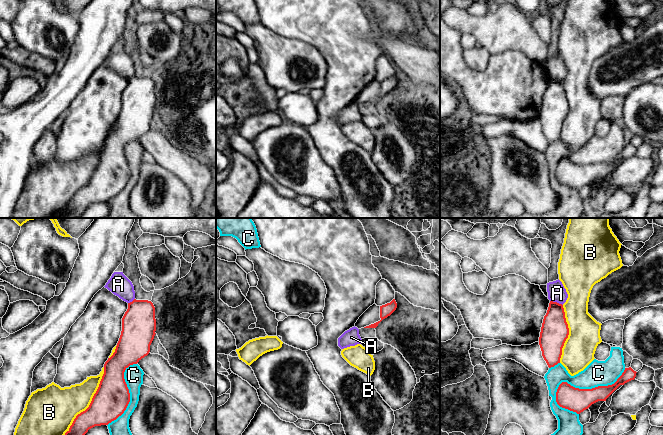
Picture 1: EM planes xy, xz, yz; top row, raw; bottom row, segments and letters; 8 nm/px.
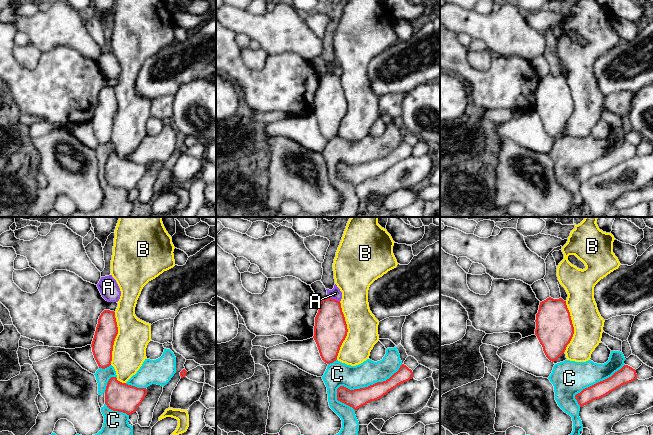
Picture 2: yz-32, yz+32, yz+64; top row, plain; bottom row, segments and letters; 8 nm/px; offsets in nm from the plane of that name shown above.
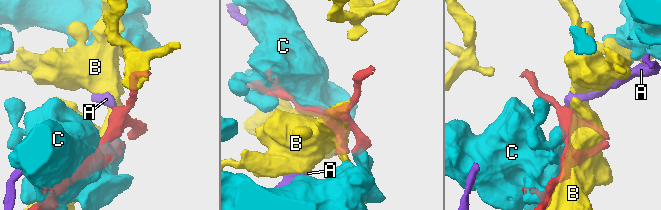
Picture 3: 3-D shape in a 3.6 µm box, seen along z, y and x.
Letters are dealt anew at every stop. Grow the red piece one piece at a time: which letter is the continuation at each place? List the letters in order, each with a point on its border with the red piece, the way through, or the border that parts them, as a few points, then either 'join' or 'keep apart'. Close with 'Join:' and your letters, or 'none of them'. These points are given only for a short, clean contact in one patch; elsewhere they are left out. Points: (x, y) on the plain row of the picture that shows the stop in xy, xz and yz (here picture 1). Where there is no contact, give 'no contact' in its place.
A: contact yz (556, 78); border yz (550, 76), (562, 81); keep apart
B: contact xy (90, 180); keep apart
C: contact yz (585, 165); keep apart
Join: none of them

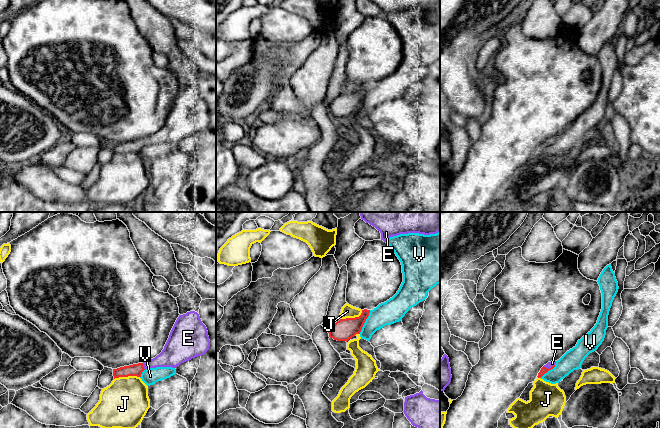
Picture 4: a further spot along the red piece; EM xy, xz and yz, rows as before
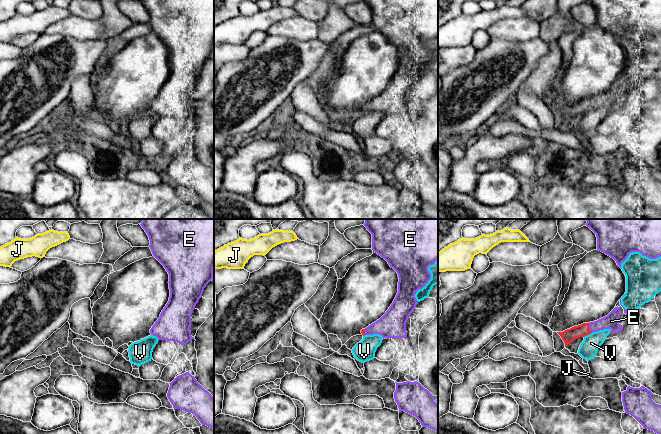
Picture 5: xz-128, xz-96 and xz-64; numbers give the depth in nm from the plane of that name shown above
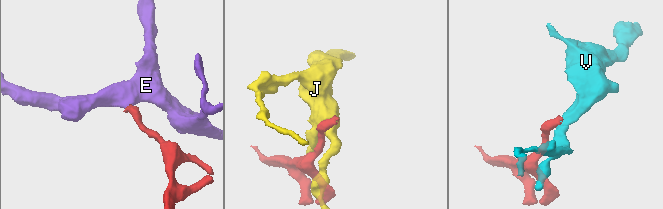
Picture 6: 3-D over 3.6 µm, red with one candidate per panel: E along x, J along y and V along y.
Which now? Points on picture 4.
E: contact xy (142, 142); way xy (136, 145), (142, 142), (171, 132); join
J: contact xy (126, 152); keep apart
V: contact xz (364, 98); border xz (370, 86), (359, 109); keep apart
Join: E

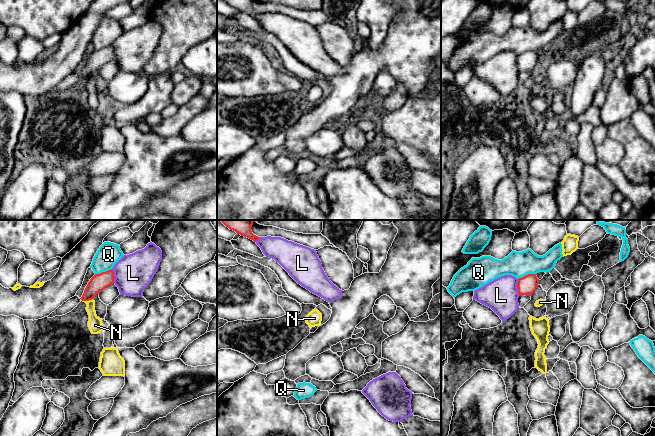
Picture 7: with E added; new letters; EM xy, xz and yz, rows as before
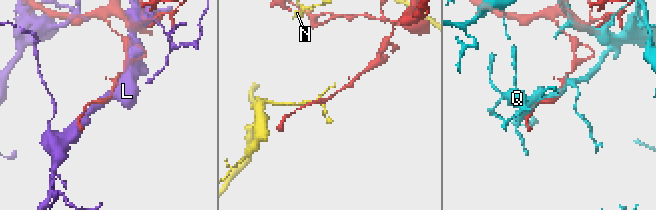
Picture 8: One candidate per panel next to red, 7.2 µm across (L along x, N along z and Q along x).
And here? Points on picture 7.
L: contact yz (517, 63); keep apart
N: contact xy (86, 76); keep apart
Q: contact yz (526, 51); keep apart
Join: none of them

